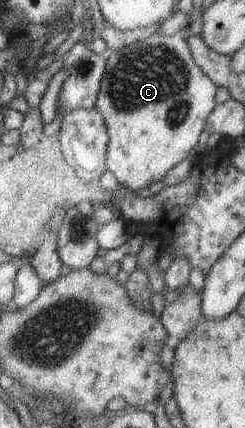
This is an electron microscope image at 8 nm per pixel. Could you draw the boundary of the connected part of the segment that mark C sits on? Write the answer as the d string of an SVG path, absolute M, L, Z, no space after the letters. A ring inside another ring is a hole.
M189 27L173 36L153 33L145 40L109 51L106 55L105 76L101 80L95 108L103 116L109 135L106 166L115 174L120 188L143 190L163 180L167 172L189 156L205 129L207 116L216 105L216 84L195 64L187 44Z

